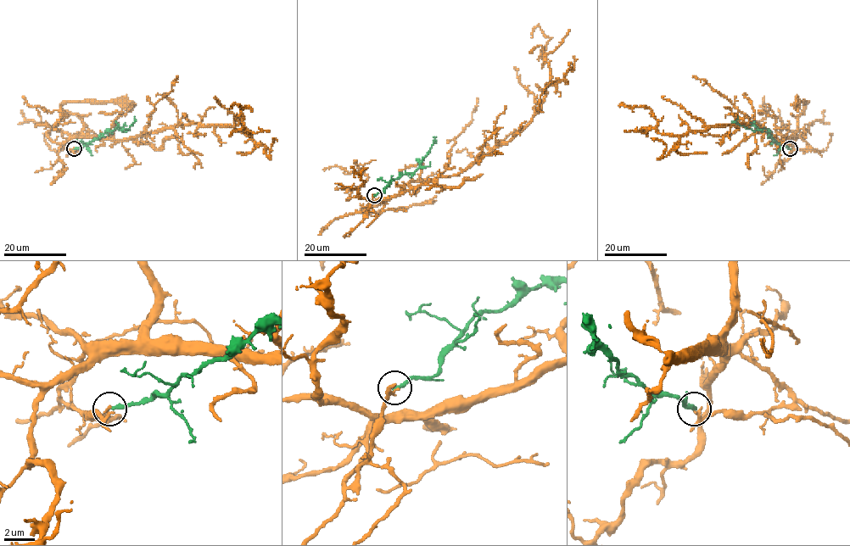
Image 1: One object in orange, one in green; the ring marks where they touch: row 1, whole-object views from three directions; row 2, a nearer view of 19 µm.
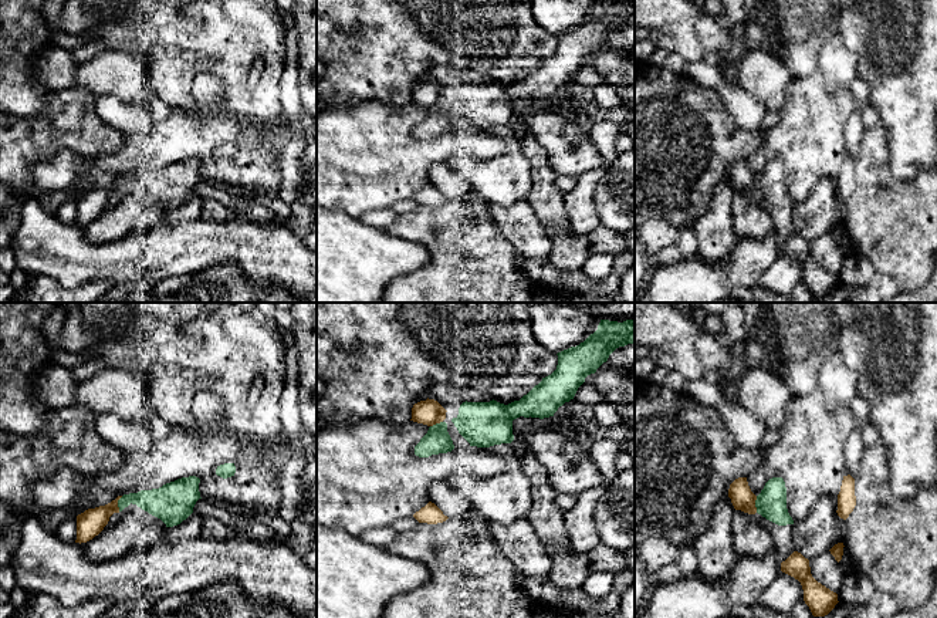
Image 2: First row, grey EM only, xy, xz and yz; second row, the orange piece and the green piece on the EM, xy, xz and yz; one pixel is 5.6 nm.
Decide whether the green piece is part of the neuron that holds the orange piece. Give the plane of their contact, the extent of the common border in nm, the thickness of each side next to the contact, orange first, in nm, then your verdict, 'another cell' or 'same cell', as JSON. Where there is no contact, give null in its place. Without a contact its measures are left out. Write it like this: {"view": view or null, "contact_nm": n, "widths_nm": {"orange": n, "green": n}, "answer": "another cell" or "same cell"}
{"view": "yz", "contact_nm": 100, "widths_nm": {"orange": 130, "green": 180}, "answer": "another cell"}

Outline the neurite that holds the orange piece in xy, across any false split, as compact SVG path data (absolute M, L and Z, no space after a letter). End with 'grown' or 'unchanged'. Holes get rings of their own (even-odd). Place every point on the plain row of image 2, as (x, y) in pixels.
M118 178L115 182L105 188L95 190L88 190L84 195L77 197L77 222L75 224L87 224L98 217L104 209L108 206L109 199L114 195L119 195L118 182L122 178Z; unchanged

